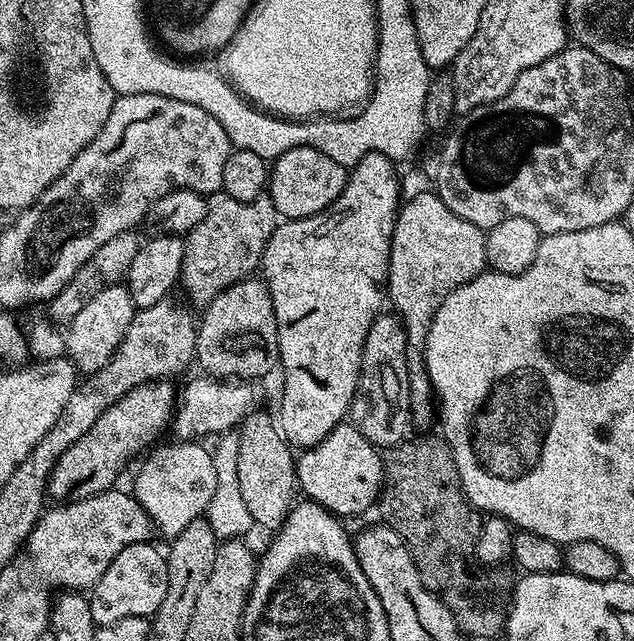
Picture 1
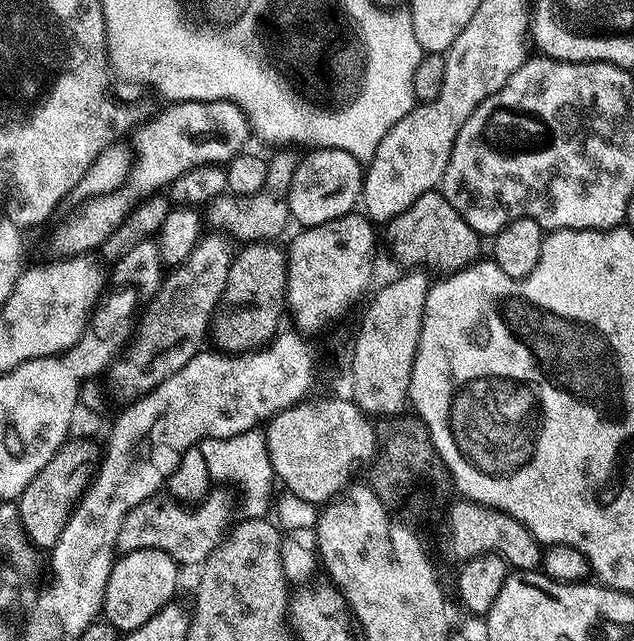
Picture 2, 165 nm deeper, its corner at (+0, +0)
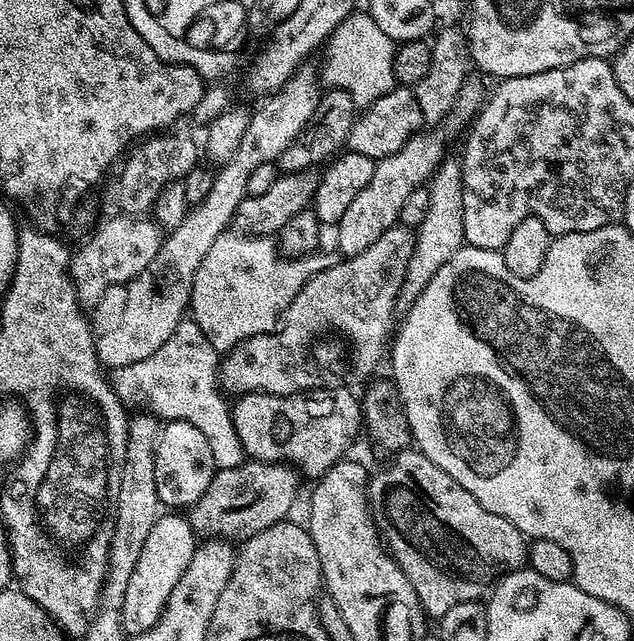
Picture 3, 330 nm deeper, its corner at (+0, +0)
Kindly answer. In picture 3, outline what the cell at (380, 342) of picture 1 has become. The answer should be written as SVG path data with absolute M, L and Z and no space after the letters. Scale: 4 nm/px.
M445 158L440 164L439 170L434 173L428 189L428 205L424 211L422 222L415 229L414 250L410 256L410 266L406 268L406 278L402 282L402 290L396 299L397 313L403 314L412 307L412 303L420 297L422 290L430 286L430 278L454 258L459 248L465 247L464 243L464 179L460 169L459 159Z

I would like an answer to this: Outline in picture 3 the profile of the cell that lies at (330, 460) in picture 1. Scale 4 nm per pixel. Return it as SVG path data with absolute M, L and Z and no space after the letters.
M321 386L289 396L246 392L237 395L235 400L231 405L232 417L238 438L242 438L245 457L265 462L283 462L299 470L305 477L324 476L330 466L349 455L348 447L355 442L356 435L362 432L362 404L357 393L355 396L348 386Z

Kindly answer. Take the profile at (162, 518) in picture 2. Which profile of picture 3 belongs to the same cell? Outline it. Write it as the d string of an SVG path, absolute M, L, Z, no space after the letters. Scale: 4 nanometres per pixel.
M249 459L238 466L221 468L210 482L206 494L192 505L186 519L197 537L243 542L289 519L288 511L295 506L296 495L300 492L300 480L301 473L283 462Z

